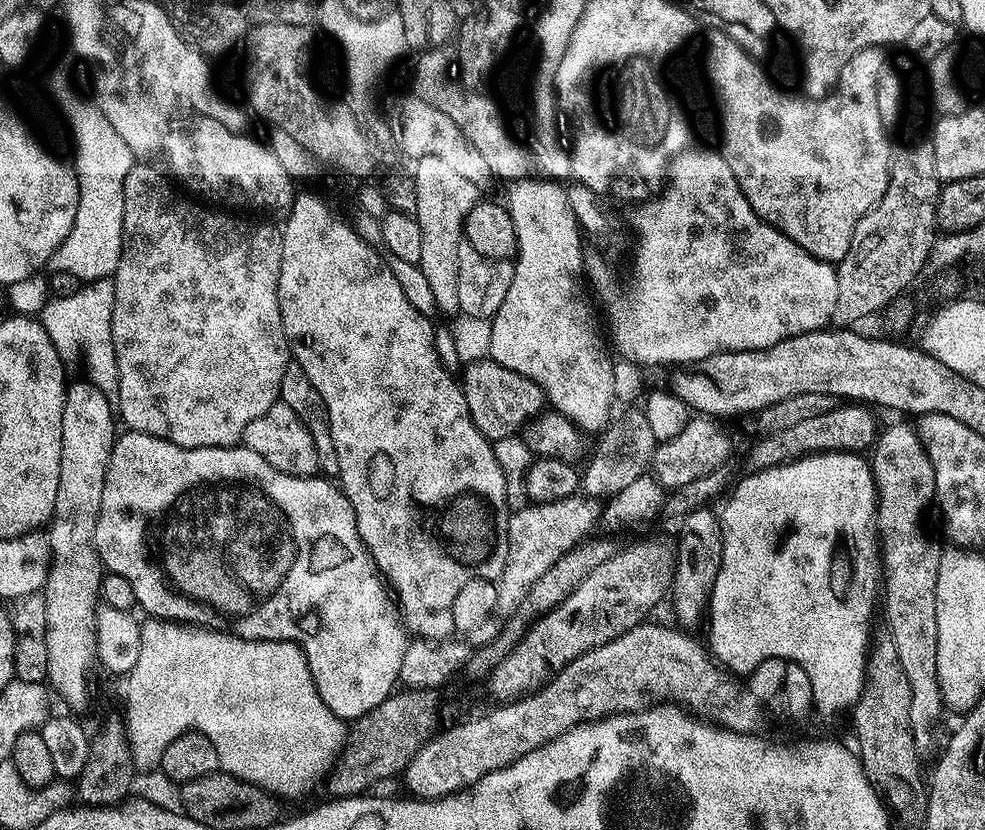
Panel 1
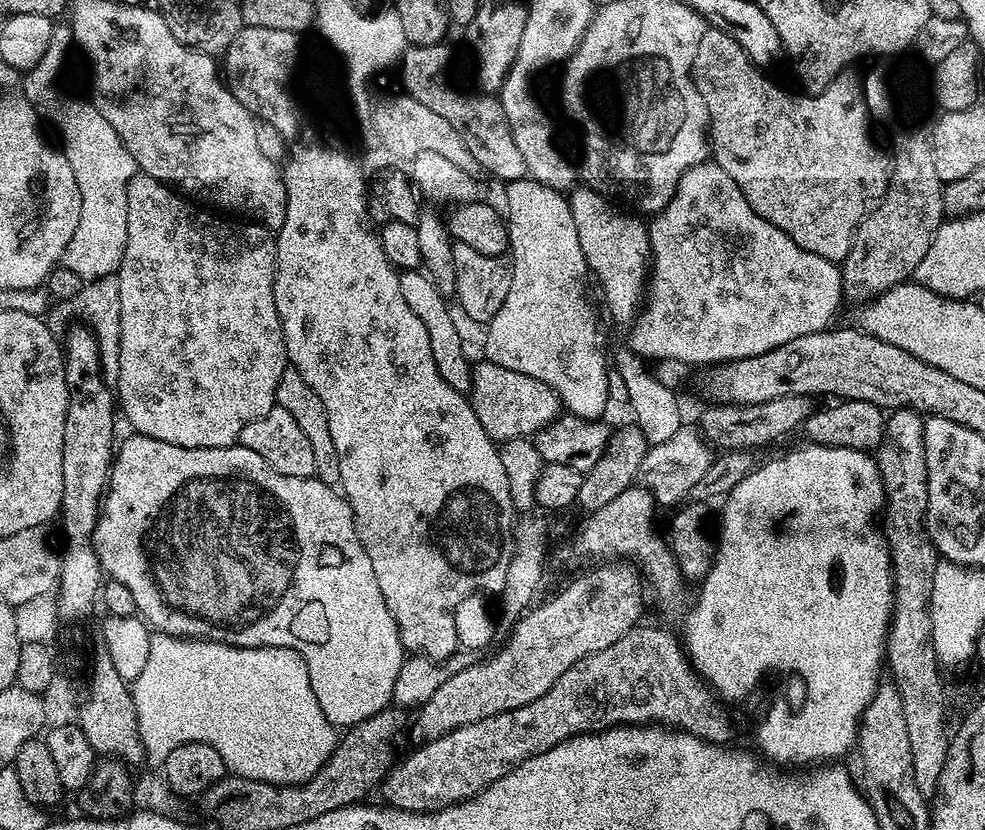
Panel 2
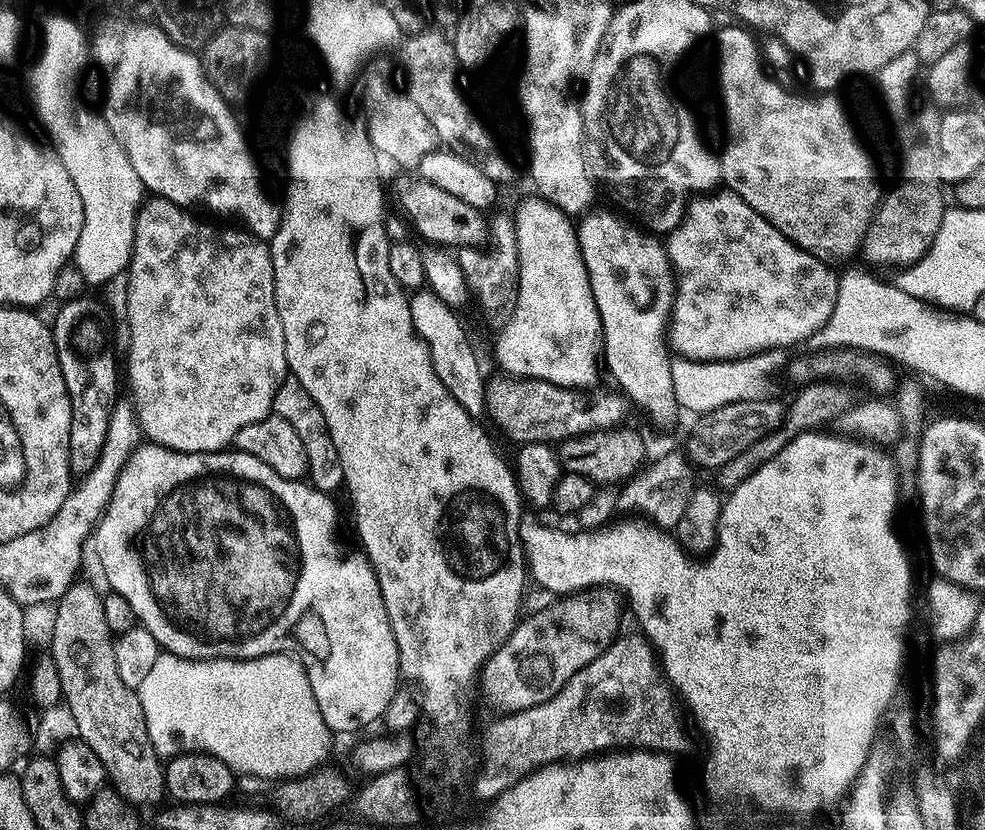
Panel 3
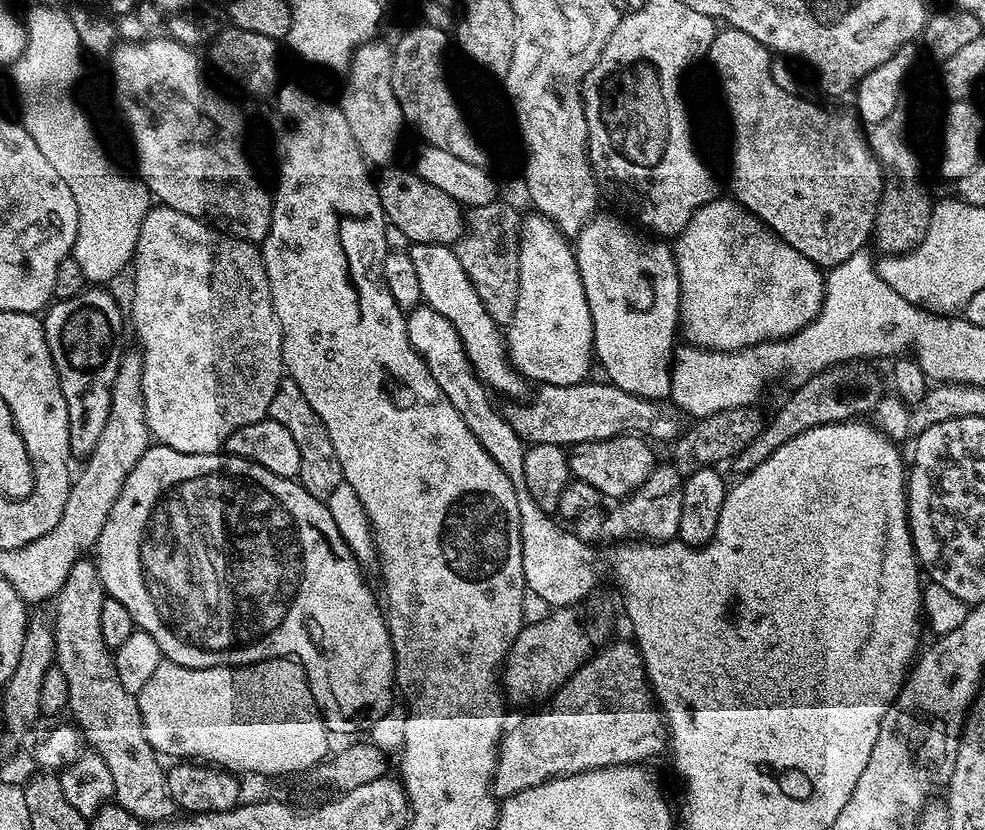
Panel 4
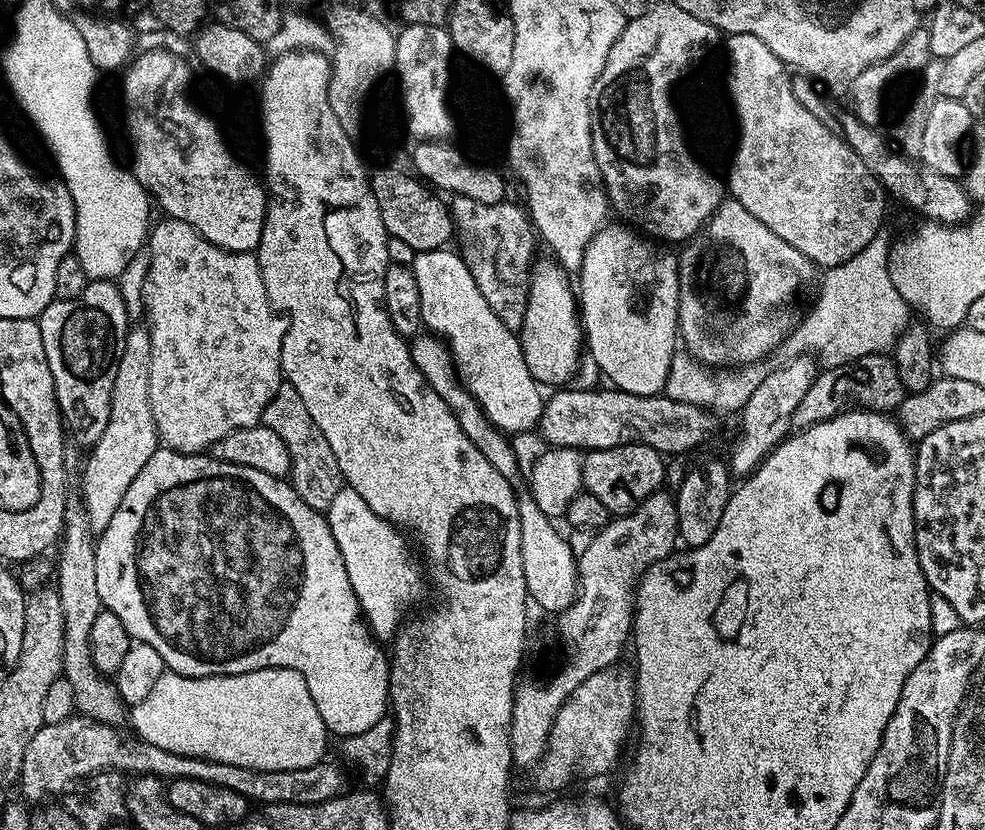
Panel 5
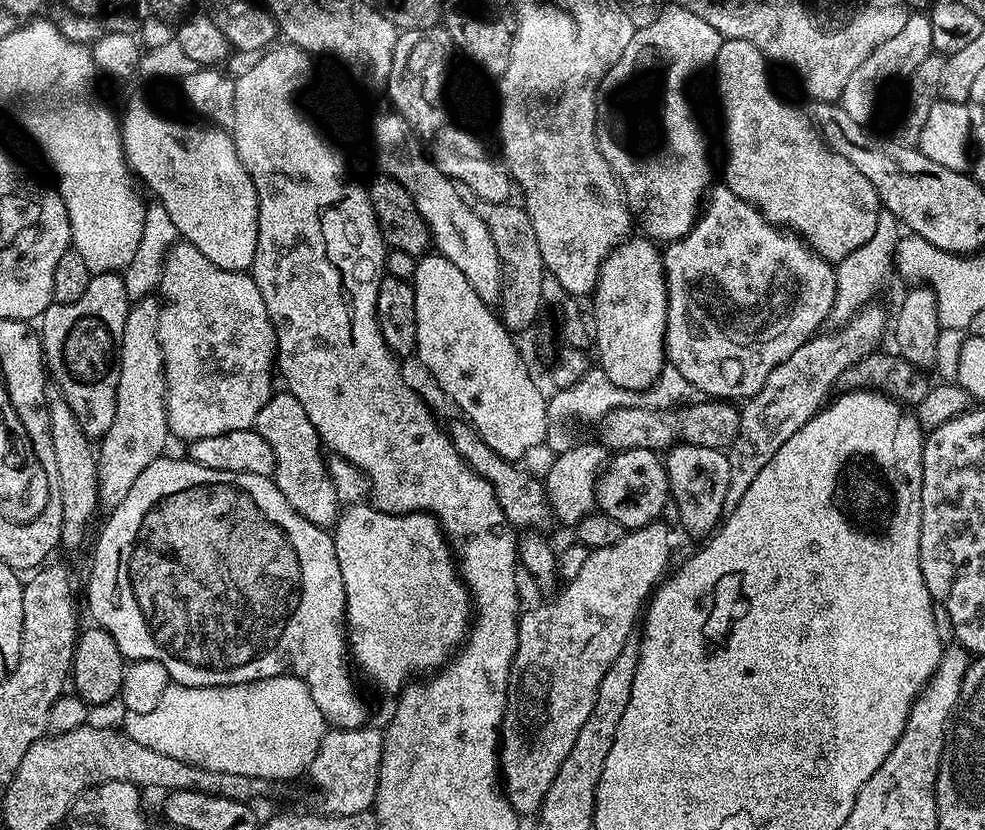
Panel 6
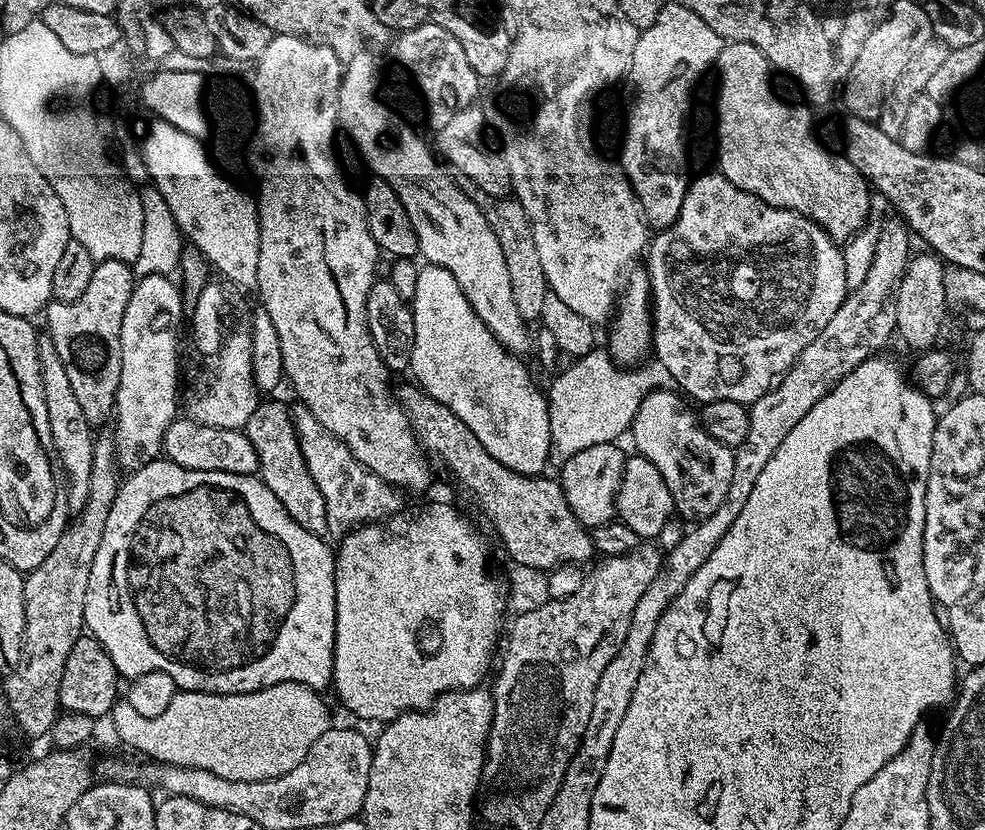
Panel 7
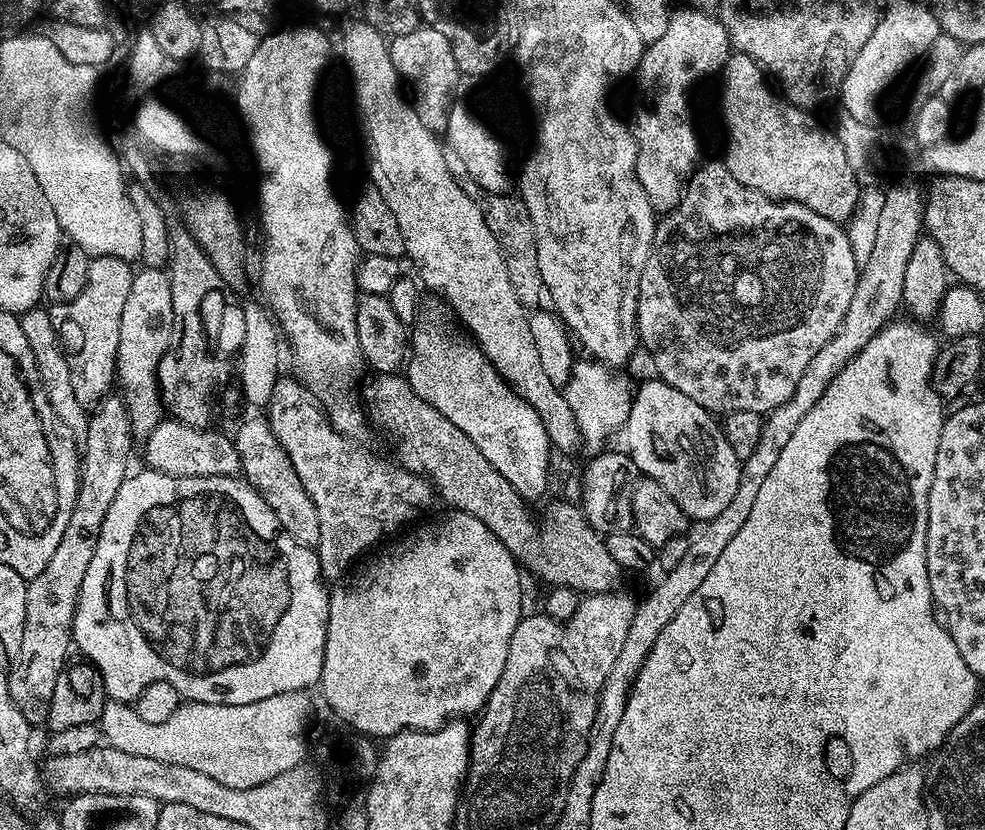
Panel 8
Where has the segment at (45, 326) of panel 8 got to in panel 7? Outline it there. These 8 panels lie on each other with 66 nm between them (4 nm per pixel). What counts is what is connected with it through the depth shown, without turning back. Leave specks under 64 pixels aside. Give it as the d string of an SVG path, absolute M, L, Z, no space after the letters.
M47 334L37 339L36 358L40 368L40 396L44 399L44 416L48 419L48 432L52 435L50 448L58 461L63 483L64 480L68 483L66 495L69 513L75 514L82 510L82 506L86 506L86 497L90 494L90 469L94 466L94 428L86 422L82 406L70 387L66 366L62 366L62 358L58 358L58 350L54 350L54 342Z

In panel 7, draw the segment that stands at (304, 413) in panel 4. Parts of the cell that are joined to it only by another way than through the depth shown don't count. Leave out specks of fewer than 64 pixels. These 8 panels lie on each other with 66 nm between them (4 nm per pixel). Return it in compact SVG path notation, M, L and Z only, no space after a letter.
M276 398L265 399L259 404L254 410L254 414L250 414L250 422L246 422L246 426L242 430L248 435L258 454L260 463L258 475L266 486L270 486L274 498L278 498L278 502L282 502L282 506L286 508L286 514L290 514L290 518L294 518L294 522L298 522L298 526L317 534L327 533L326 502L322 498L322 492L318 490L318 486L314 486L314 478L310 478L310 470L306 470L306 462L302 458L302 450L296 437L296 427L292 424L289 405L279 404L278 401L272 399Z

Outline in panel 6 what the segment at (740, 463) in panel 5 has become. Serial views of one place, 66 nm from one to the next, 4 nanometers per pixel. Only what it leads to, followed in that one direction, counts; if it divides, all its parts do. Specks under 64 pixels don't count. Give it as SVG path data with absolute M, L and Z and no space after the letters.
M865 306L852 317L841 323L837 332L821 331L786 362L782 362L766 378L762 390L758 394L747 397L740 408L740 425L738 438L726 449L730 462L730 486L726 486L725 513L732 512L738 502L742 502L742 494L750 490L750 482L764 472L766 462L782 450L782 446L801 426L820 411L825 403L828 391L837 385L840 375L854 362L866 358L881 347L880 339L886 336L890 328L890 320L876 309L876 306Z

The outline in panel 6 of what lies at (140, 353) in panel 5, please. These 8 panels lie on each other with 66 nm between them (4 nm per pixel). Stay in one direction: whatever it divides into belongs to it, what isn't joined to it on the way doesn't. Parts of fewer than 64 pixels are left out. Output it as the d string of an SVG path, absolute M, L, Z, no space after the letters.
M155 295L142 297L133 303L128 310L126 326L122 330L122 346L120 347L120 373L118 374L118 390L116 391L116 409L114 410L114 422L110 430L102 437L98 444L97 470L99 474L100 503L105 509L117 508L130 494L130 486L150 466L150 462L159 460L165 455L164 448L170 441L168 431L168 411L164 408L164 355L158 342L158 330L160 329L160 305L161 301Z

